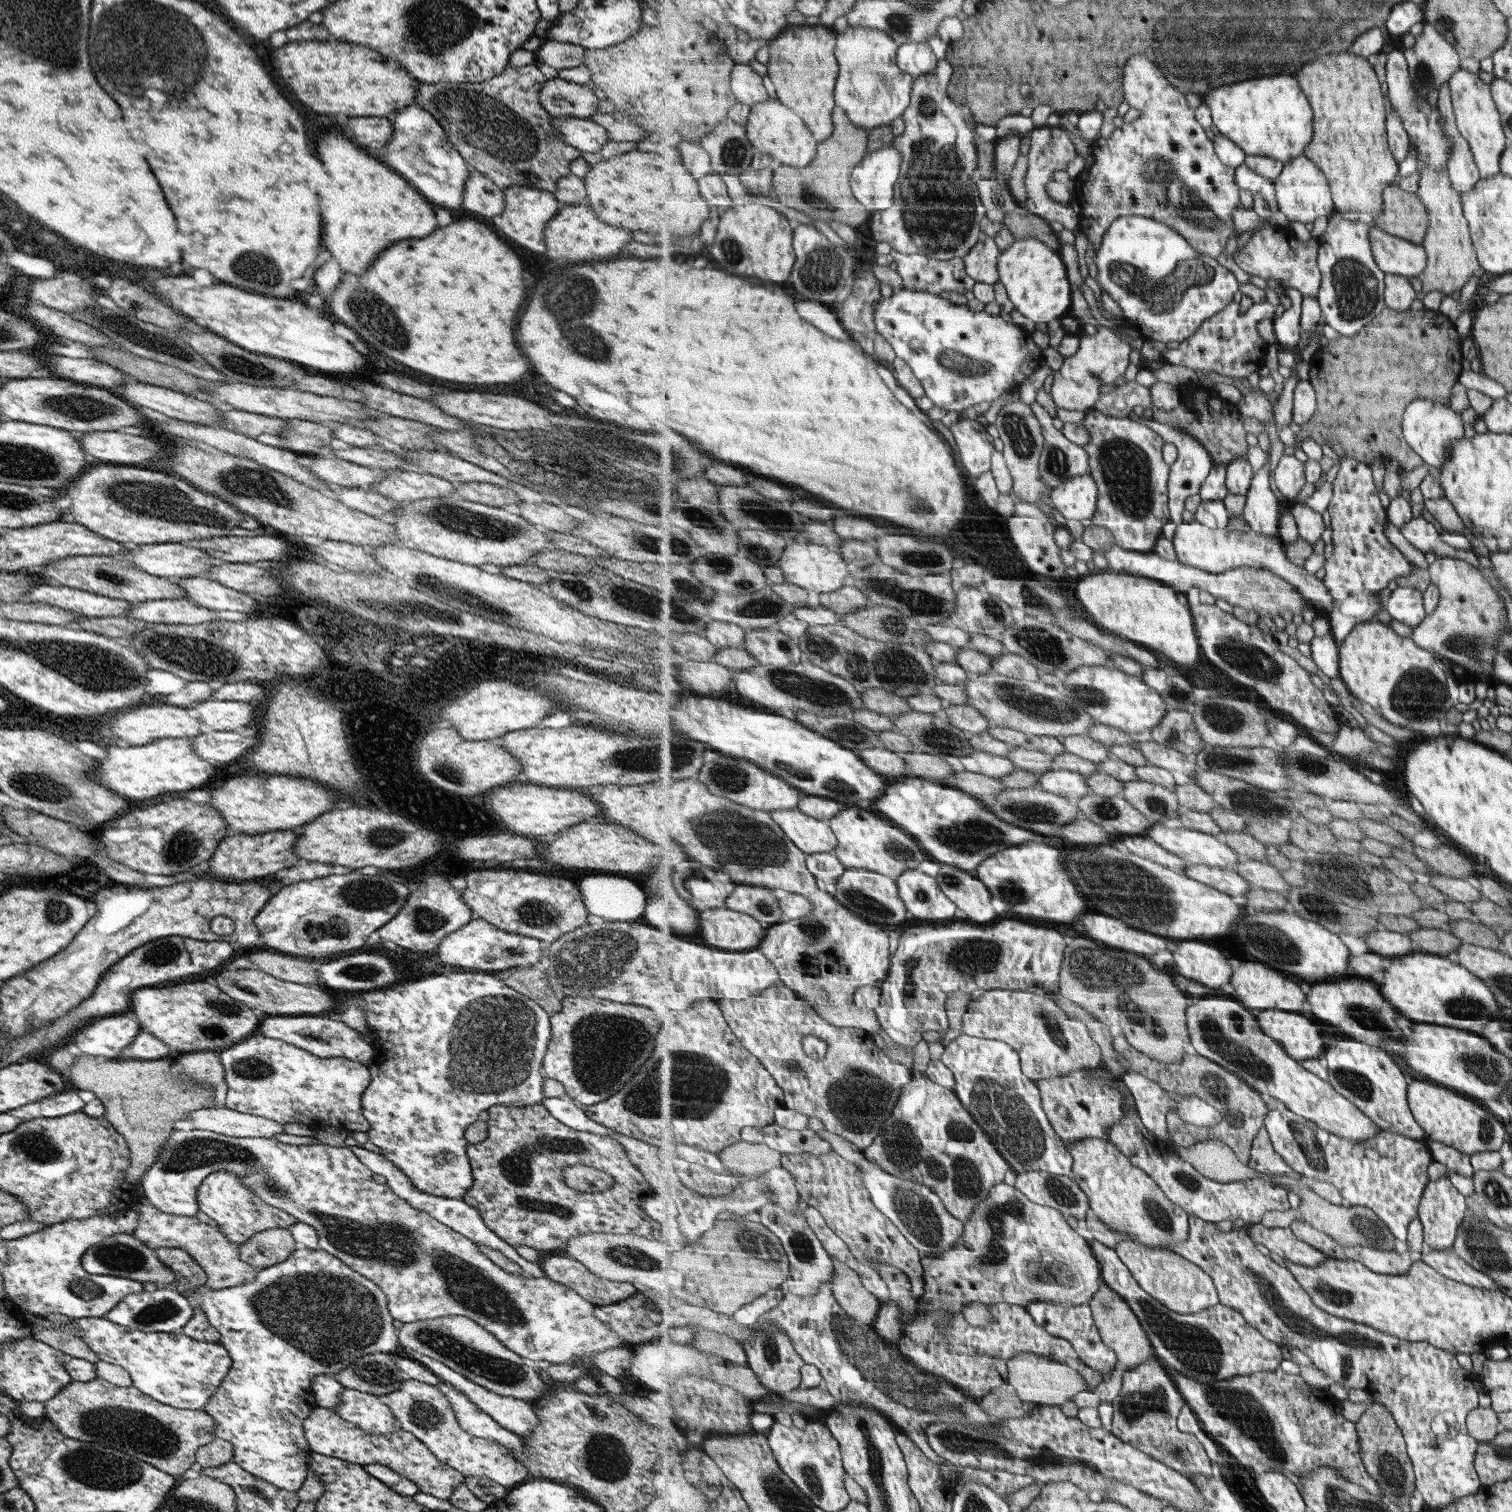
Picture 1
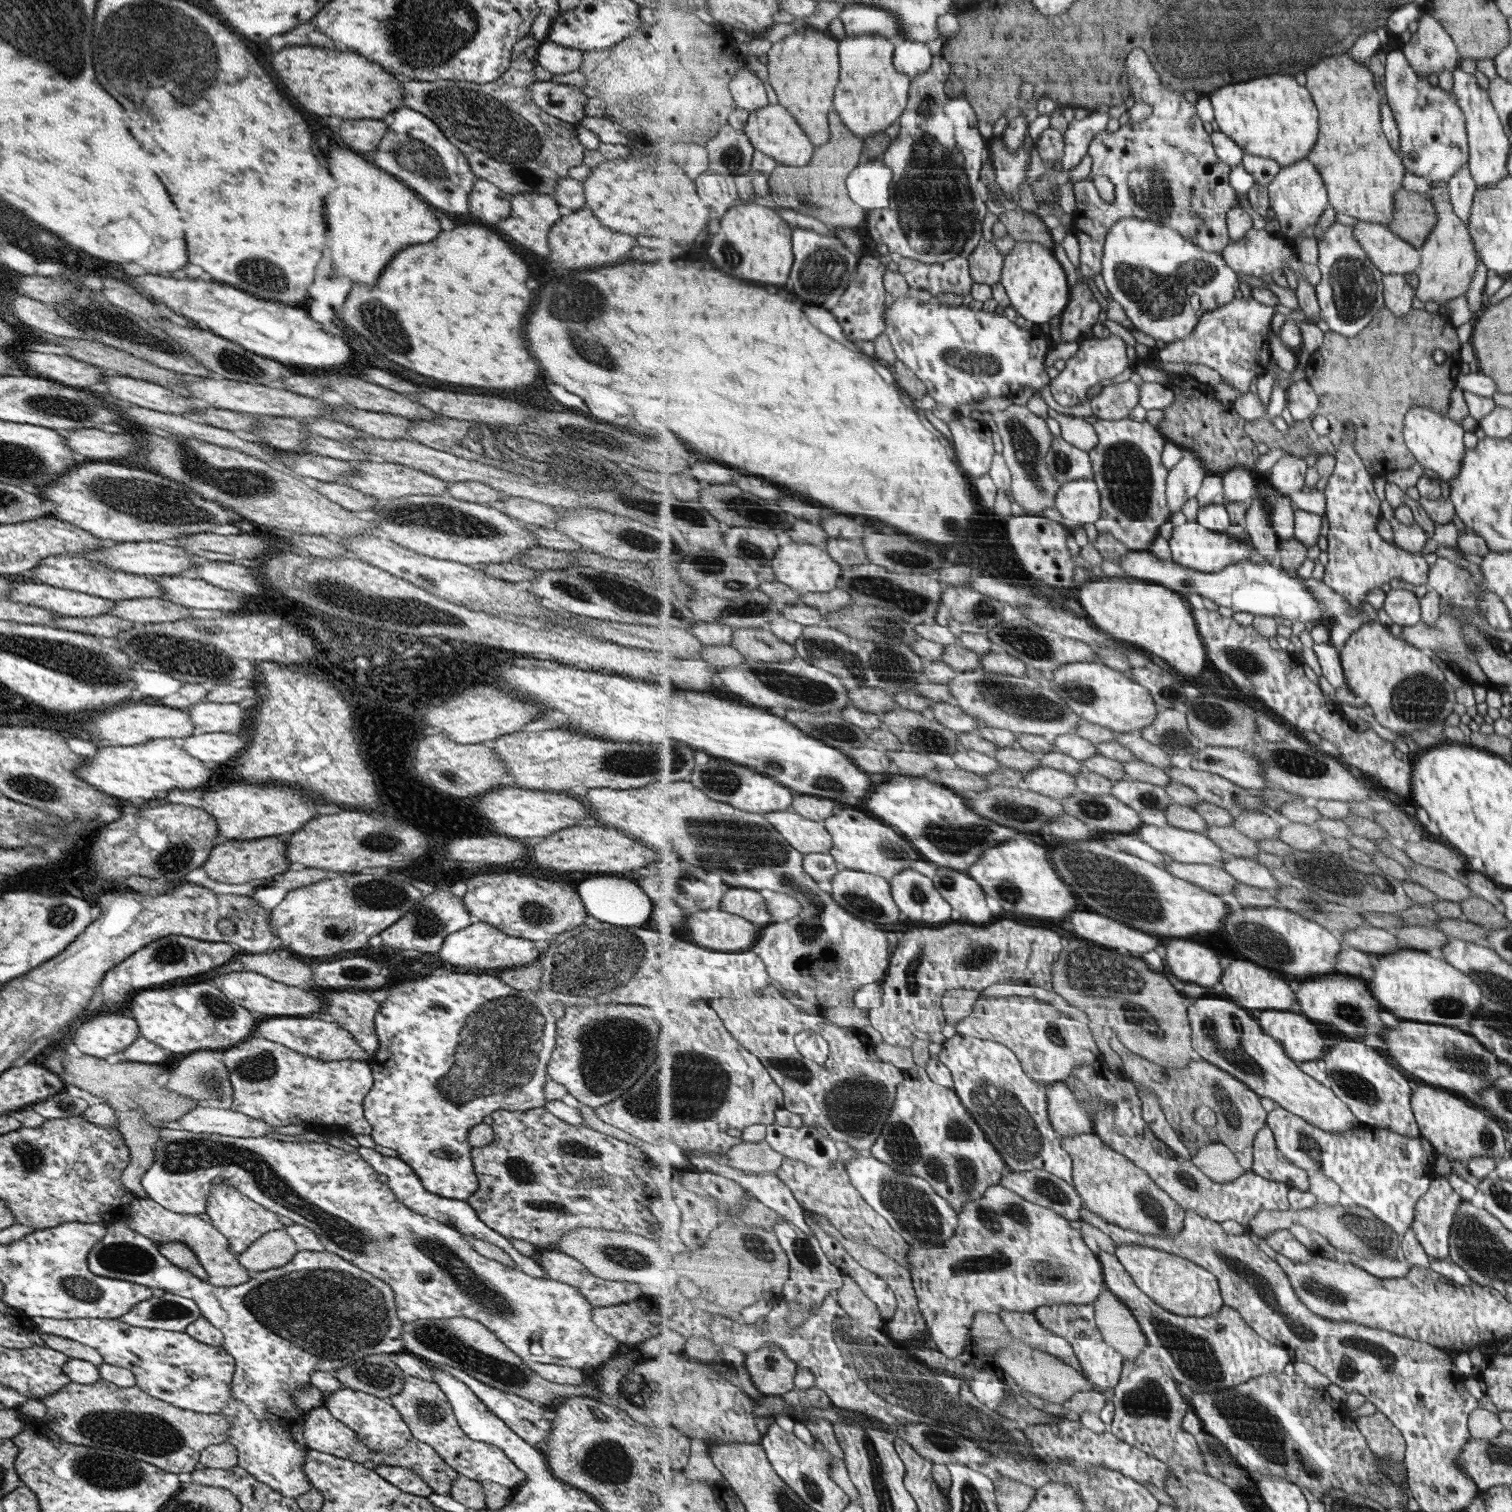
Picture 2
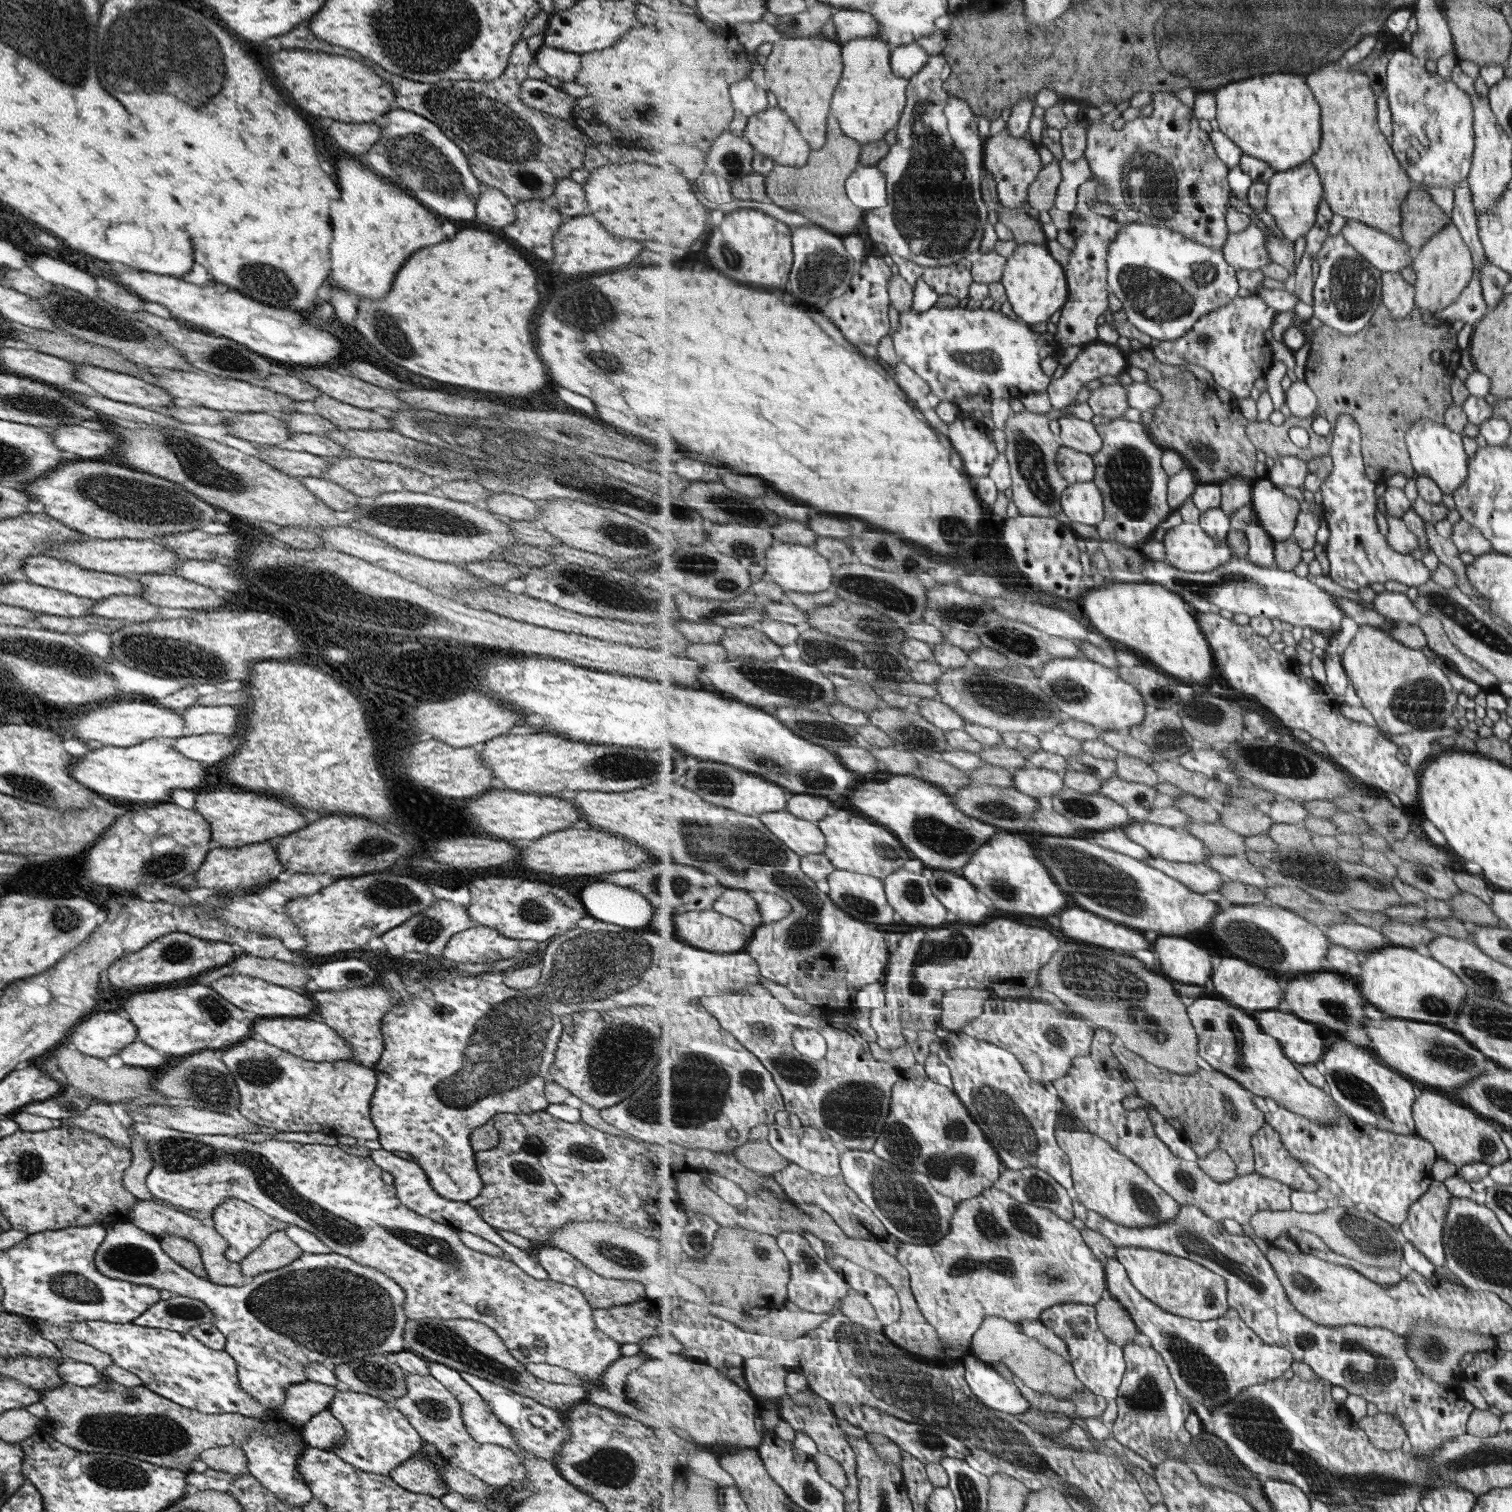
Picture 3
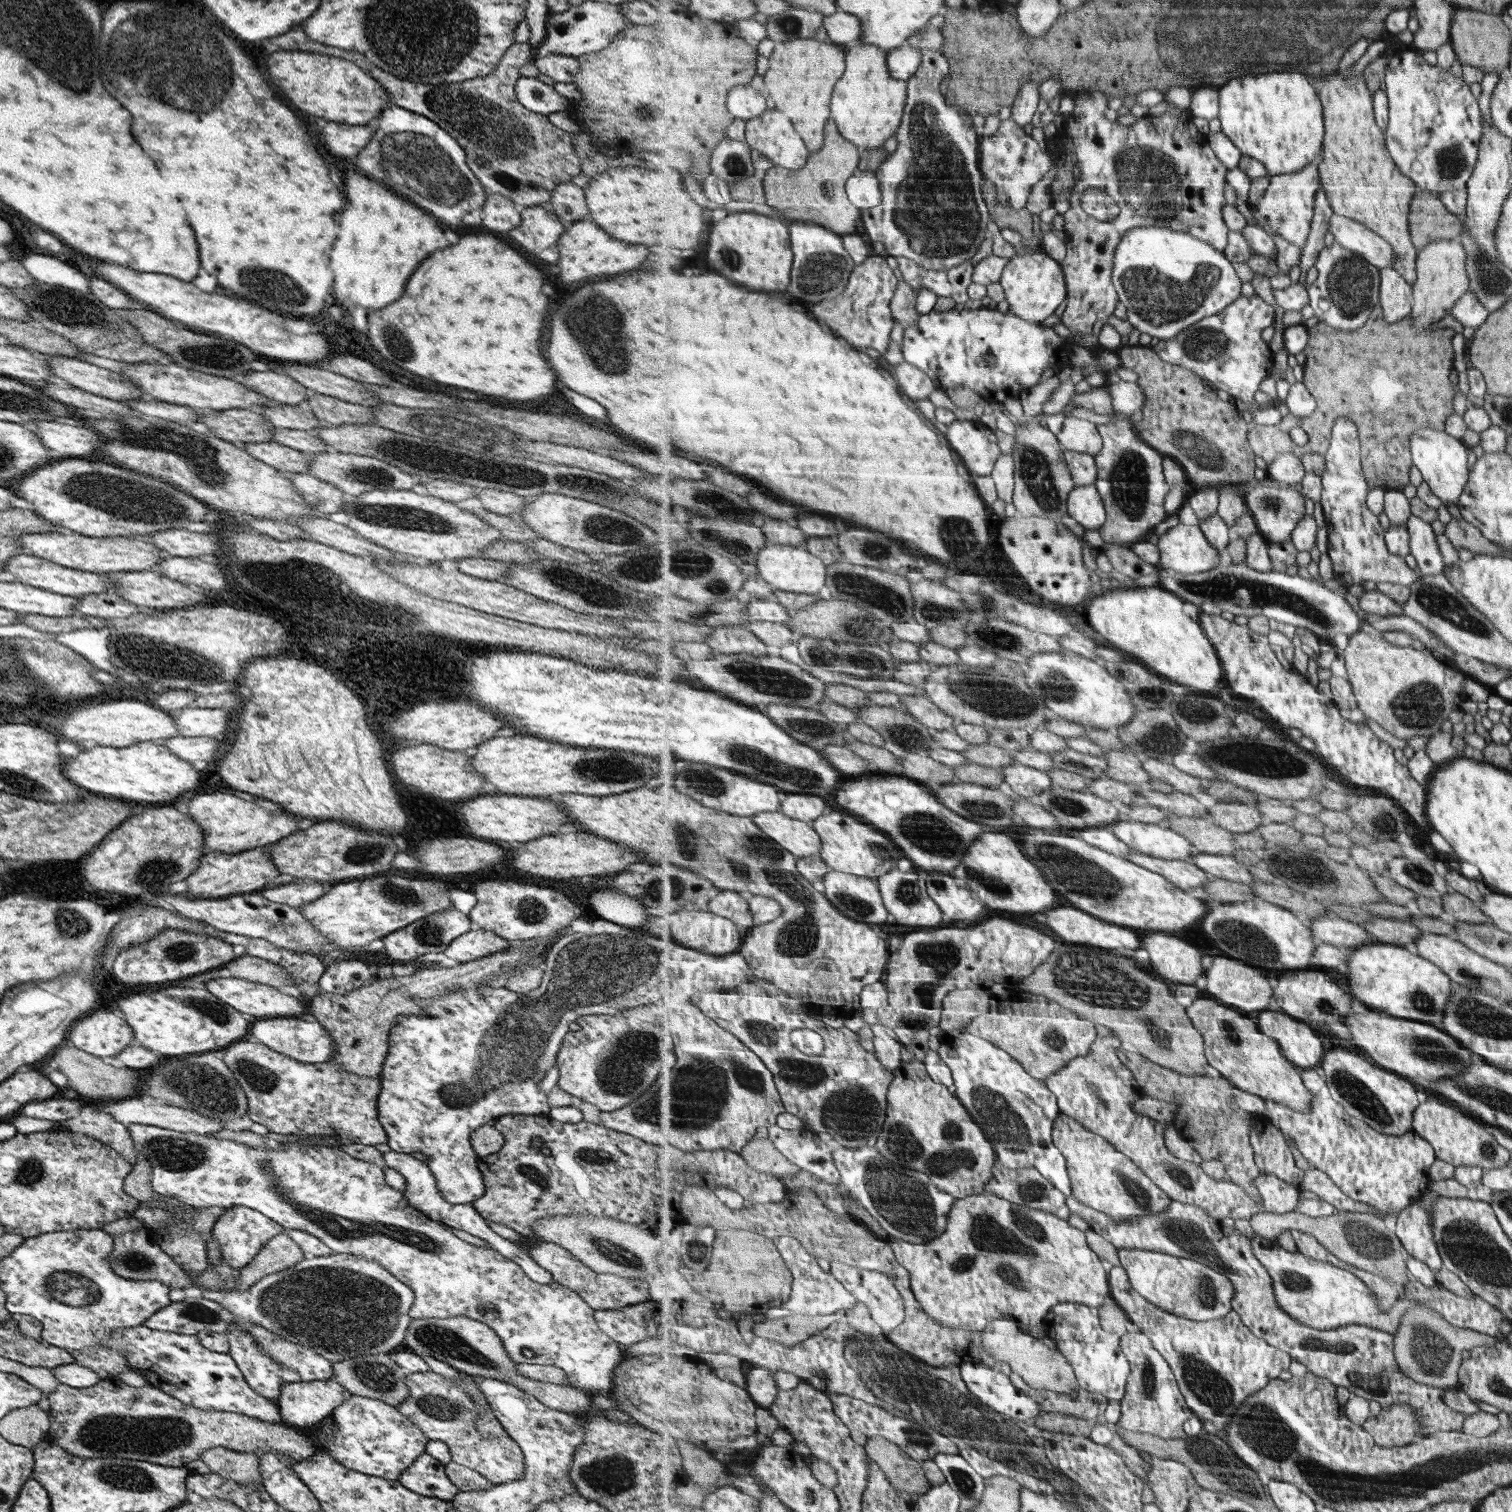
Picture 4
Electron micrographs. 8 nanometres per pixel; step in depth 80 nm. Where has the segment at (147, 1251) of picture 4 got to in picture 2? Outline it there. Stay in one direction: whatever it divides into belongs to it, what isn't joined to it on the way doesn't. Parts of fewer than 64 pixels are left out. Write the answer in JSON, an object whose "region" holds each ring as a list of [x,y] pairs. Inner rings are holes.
{"region":[[[120,1221],[114,1225],[107,1225],[107,1232],[101,1238],[100,1242],[91,1247],[87,1253],[86,1261],[89,1272],[102,1277],[121,1279],[131,1281],[149,1288],[161,1288],[165,1293],[179,1295],[188,1299],[192,1299],[200,1310],[200,1314],[205,1317],[209,1324],[212,1324],[221,1334],[223,1340],[220,1346],[222,1349],[233,1358],[234,1369],[230,1380],[230,1396],[232,1396],[232,1403],[227,1403],[224,1409],[221,1409],[218,1414],[226,1416],[230,1425],[226,1430],[226,1441],[235,1447],[237,1453],[236,1465],[243,1470],[246,1470],[255,1480],[262,1482],[277,1491],[283,1496],[290,1499],[296,1499],[299,1495],[310,1490],[309,1481],[306,1479],[305,1473],[302,1471],[302,1464],[304,1463],[304,1456],[306,1453],[306,1446],[302,1437],[302,1424],[304,1421],[304,1414],[301,1414],[294,1407],[294,1400],[292,1399],[292,1392],[298,1388],[305,1388],[309,1385],[310,1376],[317,1370],[337,1370],[343,1366],[347,1366],[352,1360],[370,1356],[370,1354],[399,1353],[403,1351],[403,1343],[401,1342],[400,1332],[402,1329],[402,1322],[397,1318],[395,1312],[395,1303],[393,1291],[388,1284],[383,1280],[379,1280],[375,1276],[371,1276],[368,1272],[349,1264],[349,1261],[343,1260],[340,1256],[331,1252],[315,1252],[315,1251],[297,1251],[289,1263],[281,1265],[279,1268],[270,1268],[266,1271],[261,1271],[251,1275],[250,1279],[243,1284],[228,1287],[211,1286],[208,1281],[199,1280],[196,1276],[189,1274],[185,1270],[181,1270],[173,1266],[164,1256],[158,1253],[157,1245],[151,1242],[148,1238],[137,1234],[131,1230],[128,1222]]]}

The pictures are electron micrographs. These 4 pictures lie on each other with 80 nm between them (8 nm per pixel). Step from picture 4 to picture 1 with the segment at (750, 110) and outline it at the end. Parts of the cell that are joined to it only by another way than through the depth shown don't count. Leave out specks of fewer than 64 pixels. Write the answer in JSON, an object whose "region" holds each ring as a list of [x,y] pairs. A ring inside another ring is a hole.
{"region":[[[738,64],[732,72],[732,89],[739,103],[755,107],[769,99],[763,76],[759,76],[748,64]]]}

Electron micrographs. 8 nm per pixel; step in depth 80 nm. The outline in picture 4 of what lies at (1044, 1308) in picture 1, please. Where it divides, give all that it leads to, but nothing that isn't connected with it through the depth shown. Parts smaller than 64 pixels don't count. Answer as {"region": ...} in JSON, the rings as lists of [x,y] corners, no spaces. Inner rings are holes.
{"region":[[[1077,1303],[1059,1304],[1052,1308],[1043,1320],[1043,1325],[1058,1342],[1059,1350],[1073,1365],[1081,1387],[1092,1393],[1101,1393],[1109,1401],[1124,1398],[1132,1365],[1120,1345],[1121,1337],[1107,1332],[1100,1323],[1098,1308]]]}

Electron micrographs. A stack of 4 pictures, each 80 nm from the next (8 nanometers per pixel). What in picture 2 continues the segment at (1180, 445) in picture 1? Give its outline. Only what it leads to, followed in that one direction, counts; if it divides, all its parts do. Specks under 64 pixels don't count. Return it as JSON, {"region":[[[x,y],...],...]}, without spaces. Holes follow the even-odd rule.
{"region":[[[1182,448],[1181,462],[1170,470],[1167,481],[1168,505],[1171,512],[1182,512],[1185,503],[1198,496],[1208,470],[1195,451]]]}

